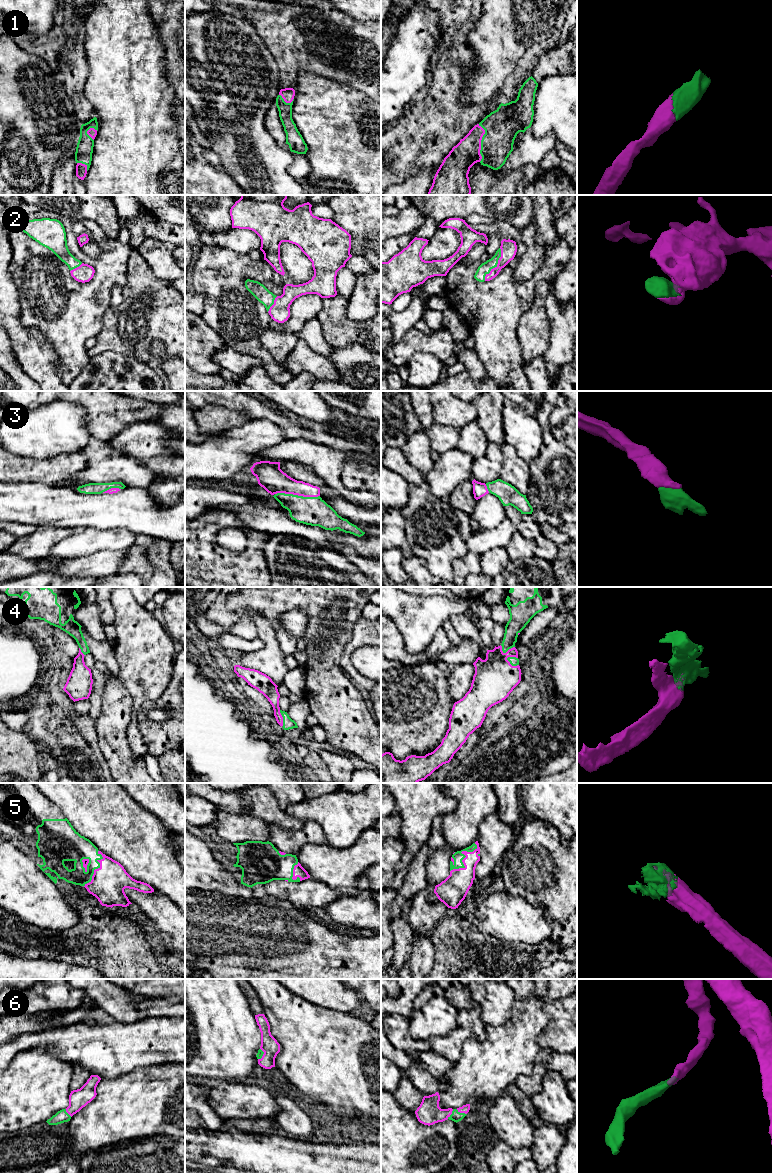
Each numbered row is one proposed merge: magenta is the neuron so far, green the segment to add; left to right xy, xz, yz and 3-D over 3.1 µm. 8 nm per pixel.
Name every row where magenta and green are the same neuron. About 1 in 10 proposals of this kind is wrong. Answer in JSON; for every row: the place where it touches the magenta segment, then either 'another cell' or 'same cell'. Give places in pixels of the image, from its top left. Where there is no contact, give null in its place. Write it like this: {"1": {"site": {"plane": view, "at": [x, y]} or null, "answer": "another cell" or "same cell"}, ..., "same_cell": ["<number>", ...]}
{"1": {"site": {"plane": "yz", "at": [480, 143]}, "answer": "same cell"}, "2": {"site": {"plane": "yz", "at": [497, 264]}, "answer": "same cell"}, "3": {"site": {"plane": "xz", "at": [297, 494]}, "answer": "same cell"}, "4": {"site": {"plane": "yz", "at": [511, 665]}, "answer": "same cell"}, "5": {"site": {"plane": "yz", "at": [465, 857]}, "answer": "same cell"}, "6": {"site": {"plane": "yz", "at": [461, 1112]}, "answer": "same cell"}, "same_cell": ["1", "2", "3", "4", "5", "6"]}

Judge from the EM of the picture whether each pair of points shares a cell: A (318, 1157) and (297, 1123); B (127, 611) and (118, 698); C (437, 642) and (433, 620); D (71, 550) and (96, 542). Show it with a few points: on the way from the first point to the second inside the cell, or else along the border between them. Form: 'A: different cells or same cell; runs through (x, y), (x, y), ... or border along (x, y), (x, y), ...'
A: different cells; border along (290, 1136), (302, 1139)
B: different cells; border along (115, 676), (127, 690), (133, 702)
C: different cells; border along (441, 624), (432, 640), (420, 651)
D: same cell; runs through (77, 545), (90, 542)

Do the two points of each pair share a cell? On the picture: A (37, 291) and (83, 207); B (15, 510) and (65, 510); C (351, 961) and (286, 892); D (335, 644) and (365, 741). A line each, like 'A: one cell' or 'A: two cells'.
A: two cells
B: one cell
C: two cells
D: one cell

